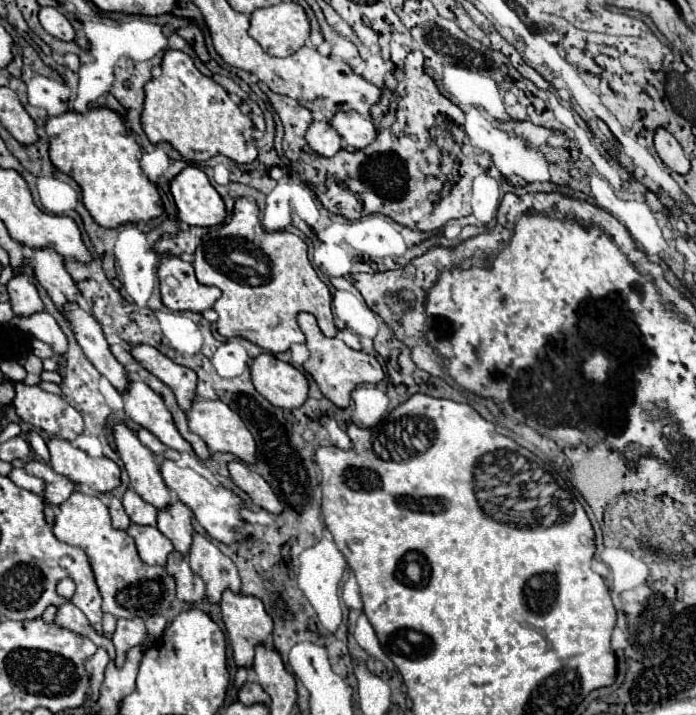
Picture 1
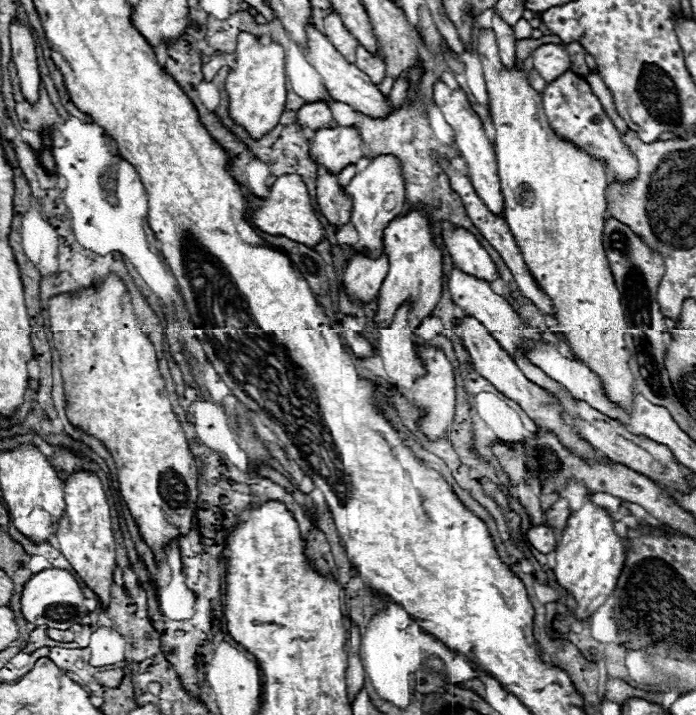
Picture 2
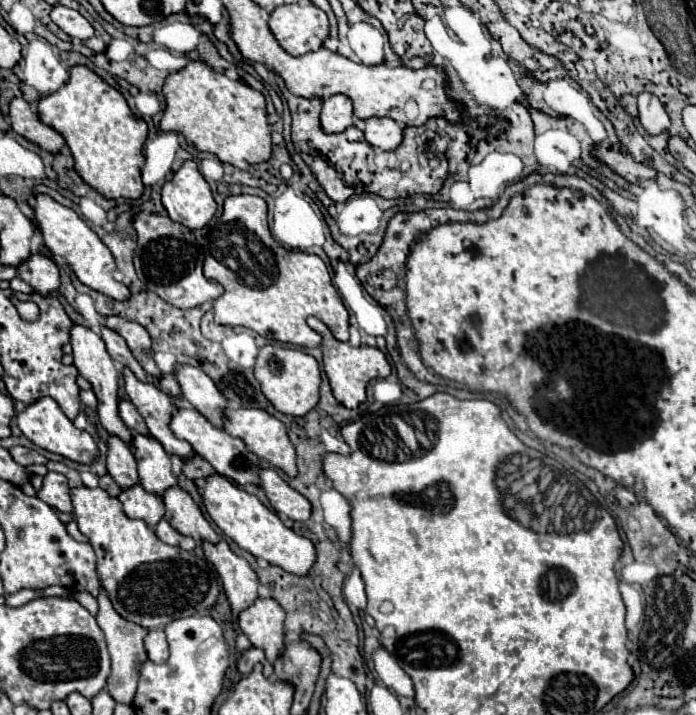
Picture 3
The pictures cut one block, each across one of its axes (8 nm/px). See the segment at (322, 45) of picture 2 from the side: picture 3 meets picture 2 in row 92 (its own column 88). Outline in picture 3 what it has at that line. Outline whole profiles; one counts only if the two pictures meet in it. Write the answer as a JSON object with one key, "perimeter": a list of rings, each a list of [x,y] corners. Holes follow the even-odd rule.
{"perimeter":[[[72,326],[70,330],[70,338],[72,338],[72,348],[74,348],[74,366],[78,368],[78,372],[92,384],[92,392],[98,398],[98,418],[100,424],[108,430],[110,436],[118,436],[122,442],[126,442],[132,448],[132,432],[128,430],[128,426],[122,422],[122,418],[118,416],[118,378],[120,378],[120,370],[116,368],[114,360],[108,356],[104,340],[94,334],[90,328],[84,326]]]}

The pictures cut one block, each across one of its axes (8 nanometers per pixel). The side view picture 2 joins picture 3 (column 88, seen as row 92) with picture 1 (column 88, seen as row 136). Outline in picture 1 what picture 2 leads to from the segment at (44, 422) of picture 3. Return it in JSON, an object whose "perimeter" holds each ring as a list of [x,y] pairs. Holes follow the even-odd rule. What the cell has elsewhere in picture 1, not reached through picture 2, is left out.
{"perimeter":[[[52,438],[48,450],[50,466],[68,480],[86,484],[98,494],[106,494],[120,486],[120,468],[110,458],[92,458],[62,438]]]}

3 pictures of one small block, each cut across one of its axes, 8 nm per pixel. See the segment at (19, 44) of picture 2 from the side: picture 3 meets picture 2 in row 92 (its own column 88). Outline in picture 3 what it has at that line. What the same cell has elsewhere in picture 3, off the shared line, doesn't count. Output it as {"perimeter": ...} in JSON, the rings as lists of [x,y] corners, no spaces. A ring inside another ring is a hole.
{"perimeter":[[[58,4],[58,6],[52,8],[50,18],[60,30],[64,30],[72,38],[88,40],[88,38],[94,36],[94,28],[90,26],[90,22],[80,12],[76,12],[72,8],[66,8],[66,6]]]}

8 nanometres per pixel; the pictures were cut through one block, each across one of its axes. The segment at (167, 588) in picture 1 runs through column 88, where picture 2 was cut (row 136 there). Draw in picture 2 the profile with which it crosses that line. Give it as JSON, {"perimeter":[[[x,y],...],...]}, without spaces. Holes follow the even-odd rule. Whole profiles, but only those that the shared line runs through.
{"perimeter":[[[478,28],[476,50],[488,88],[490,118],[496,128],[498,176],[506,200],[504,220],[538,286],[552,298],[556,322],[566,332],[578,360],[600,376],[612,402],[630,410],[634,376],[628,368],[624,344],[626,318],[602,242],[606,164],[556,136],[544,114],[542,94],[530,86],[526,68],[504,70],[492,28]]]}

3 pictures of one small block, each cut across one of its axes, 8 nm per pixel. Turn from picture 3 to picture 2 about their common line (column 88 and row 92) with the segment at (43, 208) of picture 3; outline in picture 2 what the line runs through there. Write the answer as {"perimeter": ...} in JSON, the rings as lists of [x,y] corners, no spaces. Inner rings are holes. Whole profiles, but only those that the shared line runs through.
{"perimeter":[[[250,32],[238,34],[236,44],[236,64],[226,78],[226,92],[230,98],[230,118],[234,124],[244,126],[252,138],[264,136],[264,132],[276,126],[280,112],[286,106],[286,74],[284,74],[284,48],[278,42],[260,42]]]}

